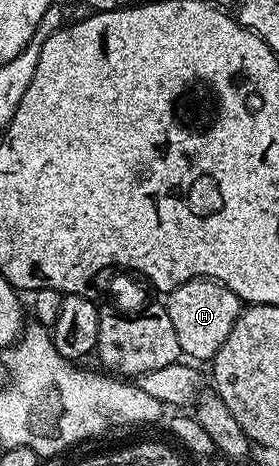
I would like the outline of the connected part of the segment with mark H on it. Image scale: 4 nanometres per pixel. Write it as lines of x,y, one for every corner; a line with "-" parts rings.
210,278
190,280
166,293
165,307
169,322
173,322
173,330
177,333
180,353
184,357
192,356
187,357
192,361
210,361
215,357
225,338
229,338
241,313
239,296
218,280

